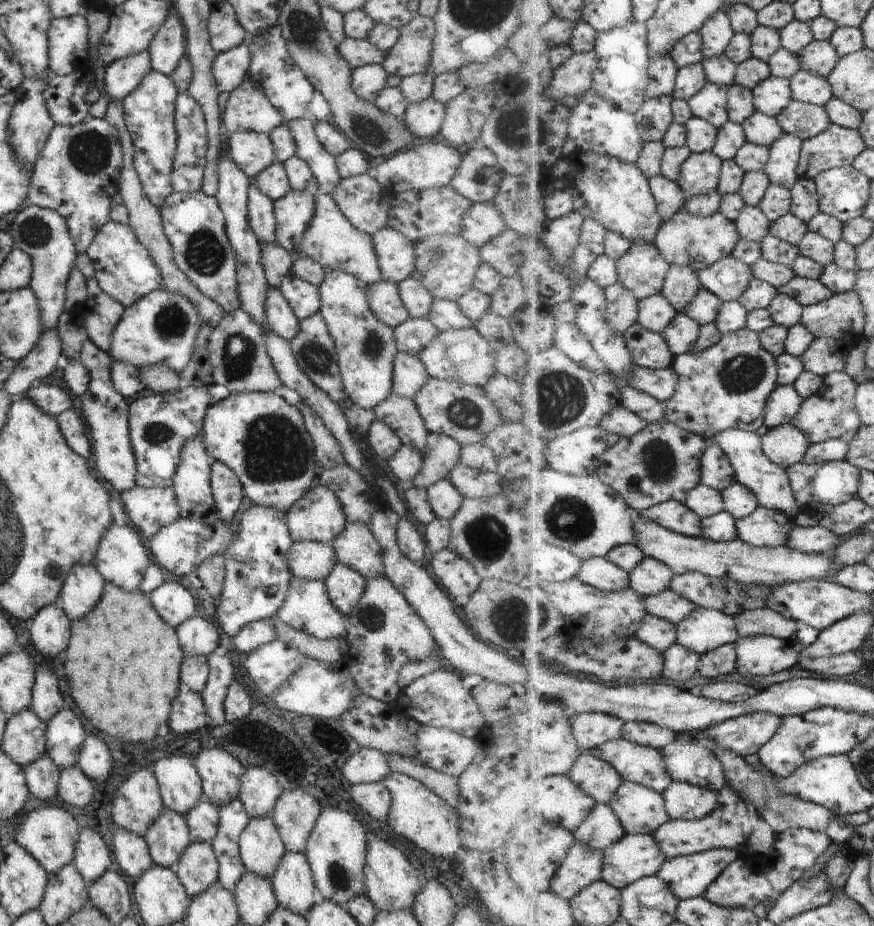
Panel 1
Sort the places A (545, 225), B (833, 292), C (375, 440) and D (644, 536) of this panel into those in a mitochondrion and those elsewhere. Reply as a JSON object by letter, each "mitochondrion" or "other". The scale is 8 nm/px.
{"A":"other","B":"other","C":"other","D":"other"}

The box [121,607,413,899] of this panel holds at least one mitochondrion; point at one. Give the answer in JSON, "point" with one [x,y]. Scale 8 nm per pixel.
{"point":[340,878]}

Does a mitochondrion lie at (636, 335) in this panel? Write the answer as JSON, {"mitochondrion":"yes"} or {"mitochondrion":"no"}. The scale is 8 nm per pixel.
{"mitochondrion":"no"}

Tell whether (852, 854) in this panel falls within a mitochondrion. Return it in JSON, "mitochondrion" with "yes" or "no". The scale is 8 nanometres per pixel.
{"mitochondrion":"no"}

